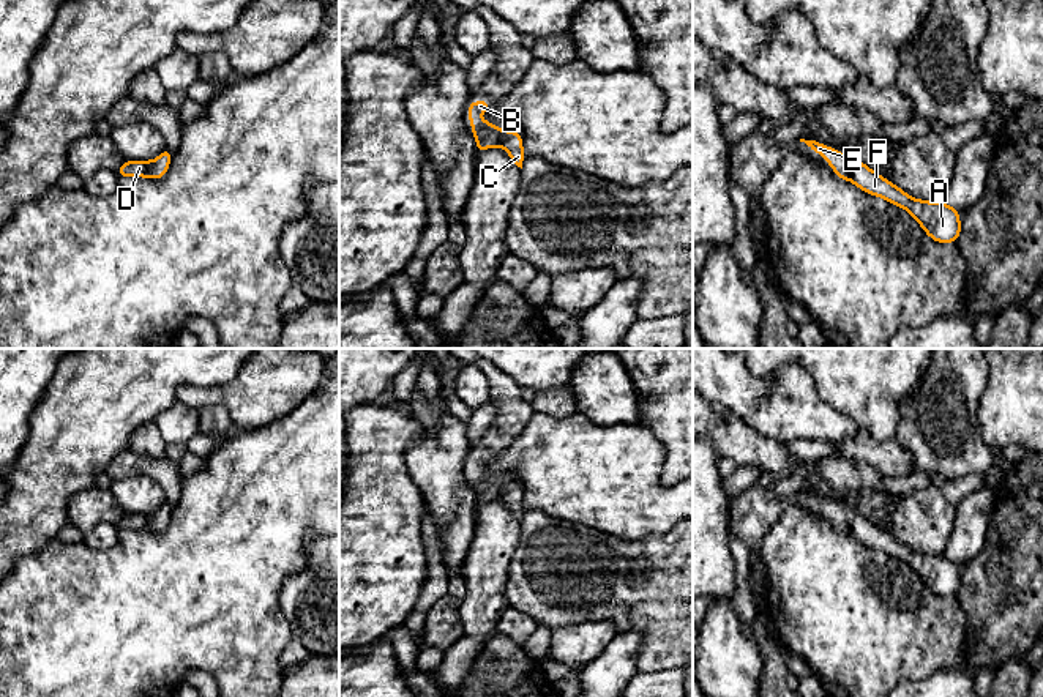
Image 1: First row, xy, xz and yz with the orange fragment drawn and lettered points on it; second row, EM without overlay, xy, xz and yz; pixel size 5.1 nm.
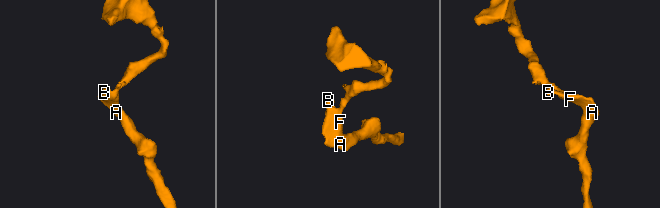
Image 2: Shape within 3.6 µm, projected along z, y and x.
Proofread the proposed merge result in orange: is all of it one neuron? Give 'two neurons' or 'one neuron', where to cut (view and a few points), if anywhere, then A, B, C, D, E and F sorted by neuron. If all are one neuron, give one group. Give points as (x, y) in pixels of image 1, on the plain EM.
one neuron; no cut; A B C D E F

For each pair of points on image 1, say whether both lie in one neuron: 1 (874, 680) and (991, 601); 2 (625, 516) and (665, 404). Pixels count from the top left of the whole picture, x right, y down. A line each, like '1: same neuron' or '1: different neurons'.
1: different neurons
2: different neurons

